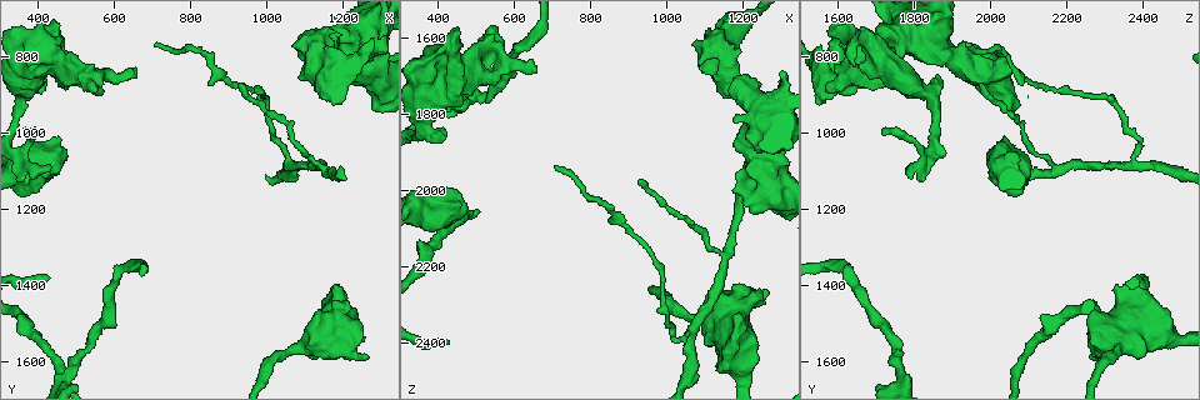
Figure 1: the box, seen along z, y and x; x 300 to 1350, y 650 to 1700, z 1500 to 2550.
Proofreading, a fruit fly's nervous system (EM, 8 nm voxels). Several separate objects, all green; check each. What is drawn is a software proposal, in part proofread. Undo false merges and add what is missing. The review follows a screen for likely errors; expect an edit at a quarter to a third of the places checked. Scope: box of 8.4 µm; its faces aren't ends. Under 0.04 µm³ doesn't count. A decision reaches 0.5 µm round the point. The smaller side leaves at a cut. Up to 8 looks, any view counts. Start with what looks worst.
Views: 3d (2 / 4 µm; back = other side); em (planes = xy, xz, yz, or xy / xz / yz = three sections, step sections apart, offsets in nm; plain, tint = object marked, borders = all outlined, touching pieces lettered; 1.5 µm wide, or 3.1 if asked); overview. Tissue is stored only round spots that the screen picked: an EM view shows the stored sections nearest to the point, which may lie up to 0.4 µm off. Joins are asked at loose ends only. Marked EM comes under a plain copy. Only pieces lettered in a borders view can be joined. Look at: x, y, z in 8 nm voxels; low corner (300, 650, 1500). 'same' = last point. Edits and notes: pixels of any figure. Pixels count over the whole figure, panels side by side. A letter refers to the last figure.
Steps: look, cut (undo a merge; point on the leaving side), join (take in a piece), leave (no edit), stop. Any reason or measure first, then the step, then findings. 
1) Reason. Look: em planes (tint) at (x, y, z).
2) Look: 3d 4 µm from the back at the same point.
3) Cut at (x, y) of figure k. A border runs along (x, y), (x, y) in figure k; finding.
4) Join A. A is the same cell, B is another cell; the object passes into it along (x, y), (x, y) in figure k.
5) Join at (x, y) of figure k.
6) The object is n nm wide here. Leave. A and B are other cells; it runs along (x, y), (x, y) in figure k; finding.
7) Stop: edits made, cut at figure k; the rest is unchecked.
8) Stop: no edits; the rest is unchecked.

Branch stops here. Look: em xz step 4 (borders) at (1210, 1125, 2000).

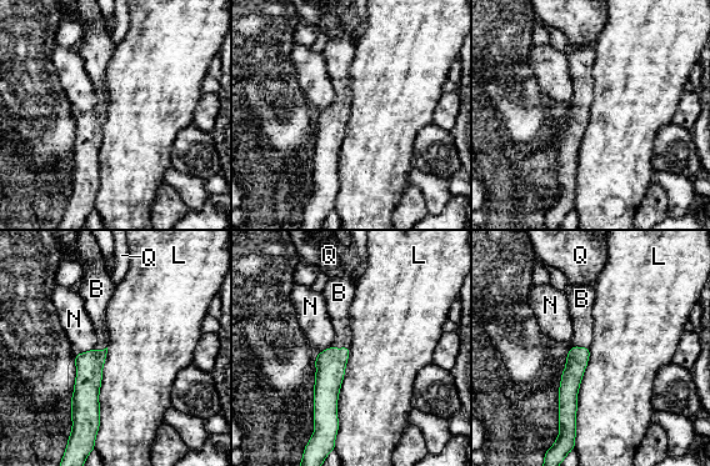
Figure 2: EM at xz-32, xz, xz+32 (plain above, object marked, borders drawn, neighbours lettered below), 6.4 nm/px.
Look: em planes (borders) at the same point.

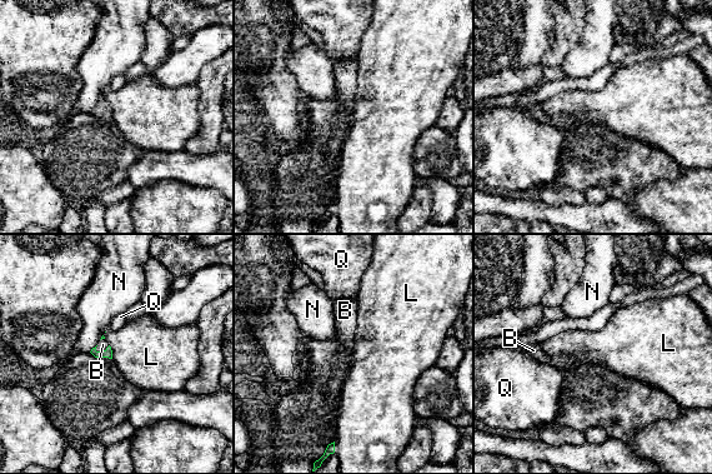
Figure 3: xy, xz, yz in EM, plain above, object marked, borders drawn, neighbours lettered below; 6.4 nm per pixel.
Join B. B is the same cell, L, N and Q are other cells; the object passes into it along (108, 353), (103, 352), (103, 344) in figure 3; the neuron continues.

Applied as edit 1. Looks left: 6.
See it whole again. Look: overview.

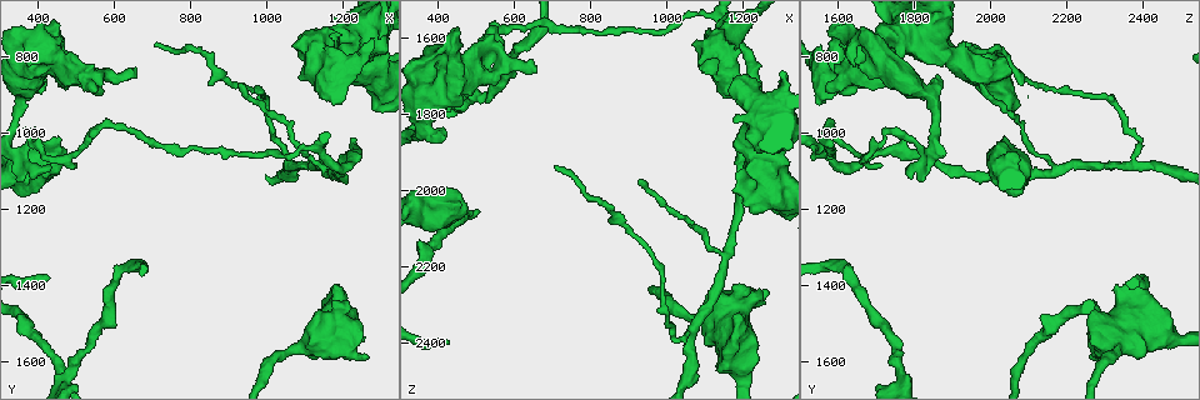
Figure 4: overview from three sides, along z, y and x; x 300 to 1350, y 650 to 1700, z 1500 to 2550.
Stops while still wide. Look: em xy step 4 (borders) at (1135, 1475, 2260).

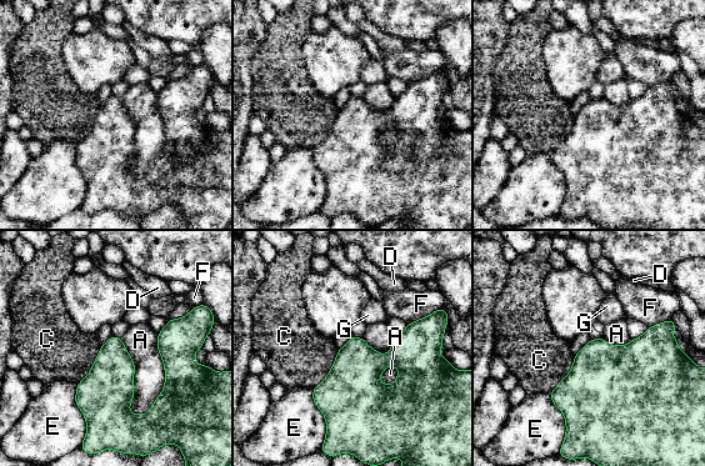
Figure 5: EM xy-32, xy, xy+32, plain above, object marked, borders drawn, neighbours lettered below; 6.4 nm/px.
Look: em planes (borders) at the same point.

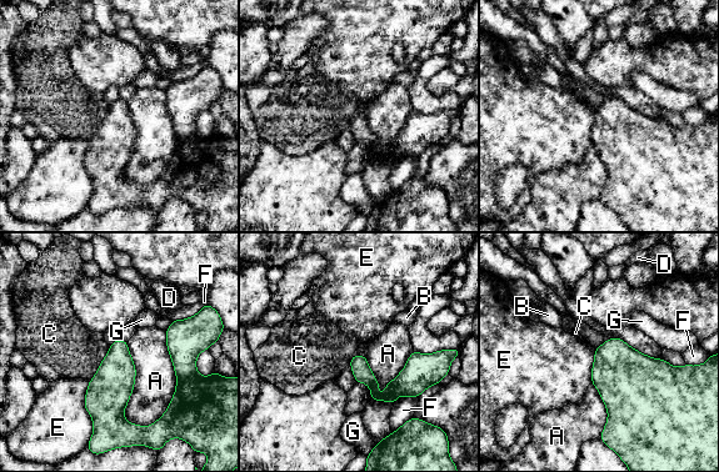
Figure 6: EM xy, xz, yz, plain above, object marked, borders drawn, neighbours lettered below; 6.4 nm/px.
Leave. A, B, C, D, E, F and G are other cells; a border runs along (110, 345), (90, 380) in figure 6; no lettered piece goes on from it.

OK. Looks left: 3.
Stop: edits made, join at figure 3; the rest is unchecked.

